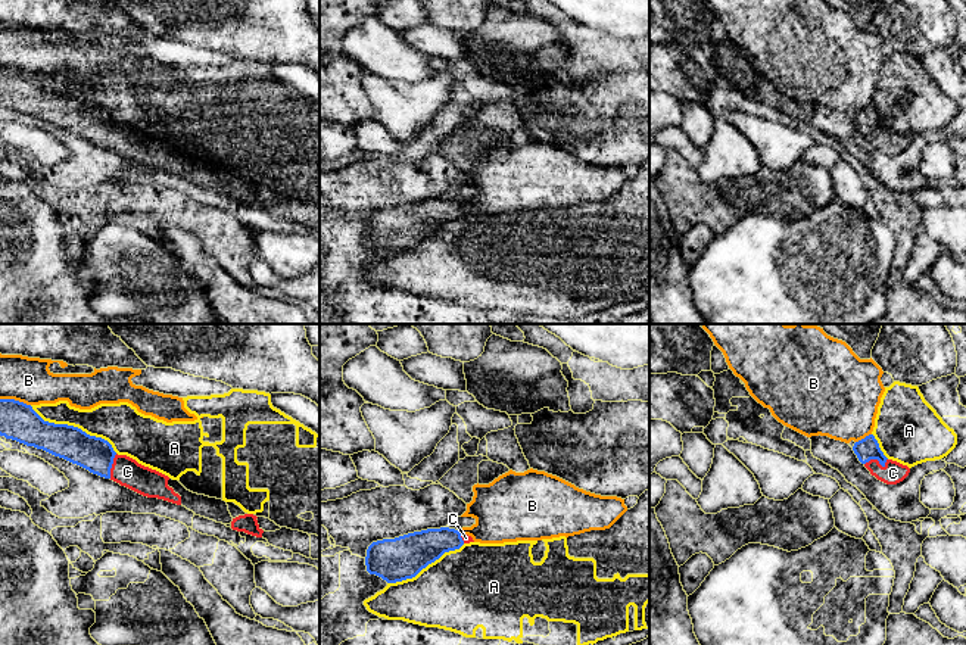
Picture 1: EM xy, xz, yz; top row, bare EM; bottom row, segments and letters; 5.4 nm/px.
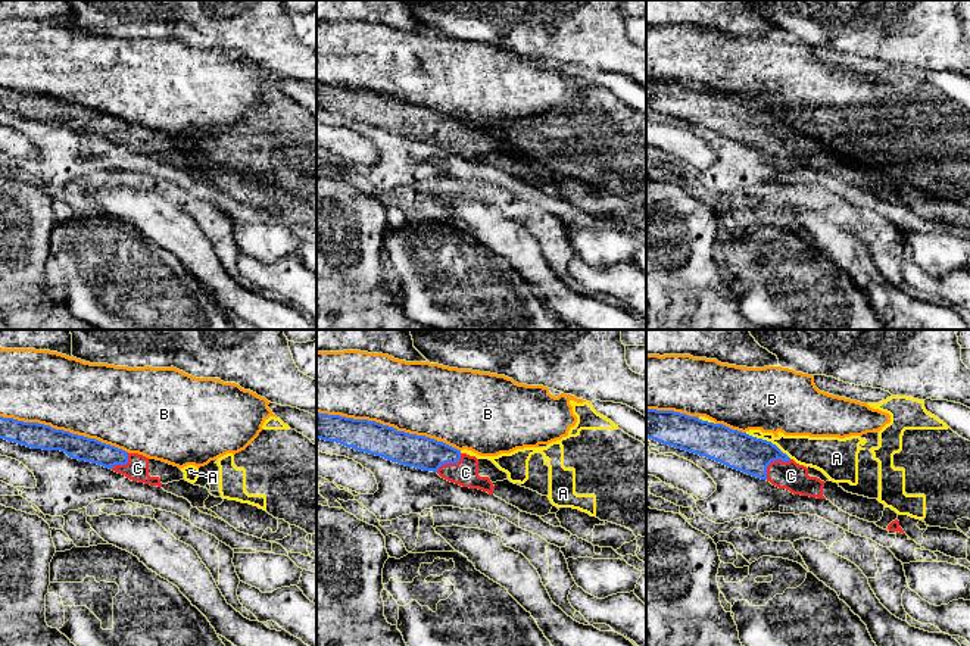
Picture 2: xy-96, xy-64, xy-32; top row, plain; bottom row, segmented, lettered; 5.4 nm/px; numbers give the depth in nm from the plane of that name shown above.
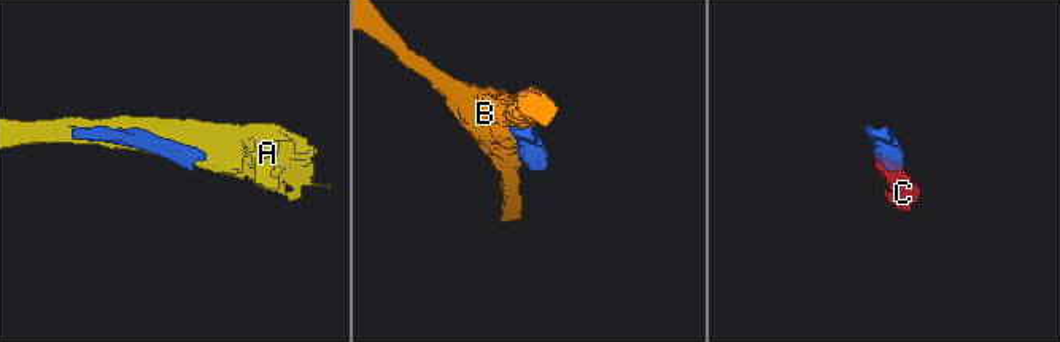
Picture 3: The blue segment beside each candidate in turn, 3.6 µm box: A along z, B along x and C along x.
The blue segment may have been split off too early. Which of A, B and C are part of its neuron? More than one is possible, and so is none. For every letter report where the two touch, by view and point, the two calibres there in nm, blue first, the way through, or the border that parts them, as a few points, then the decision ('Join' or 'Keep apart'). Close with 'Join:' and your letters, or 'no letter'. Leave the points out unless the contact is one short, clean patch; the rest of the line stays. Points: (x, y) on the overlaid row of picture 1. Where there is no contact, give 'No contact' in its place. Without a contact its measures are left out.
A: Touches blue at xy (72, 426). Thickness 190 nm (blue) against 220 nm. Keep apart
B: Touches blue at xy (13, 399). Thickness 200 nm (blue) against 240 nm. Keep apart
C: Touches blue at yz (876, 458). Thickness 120 nm (blue) against 120 nm. Path across: yz (868, 448), (876, 458), (893, 473). Join
Join: C

